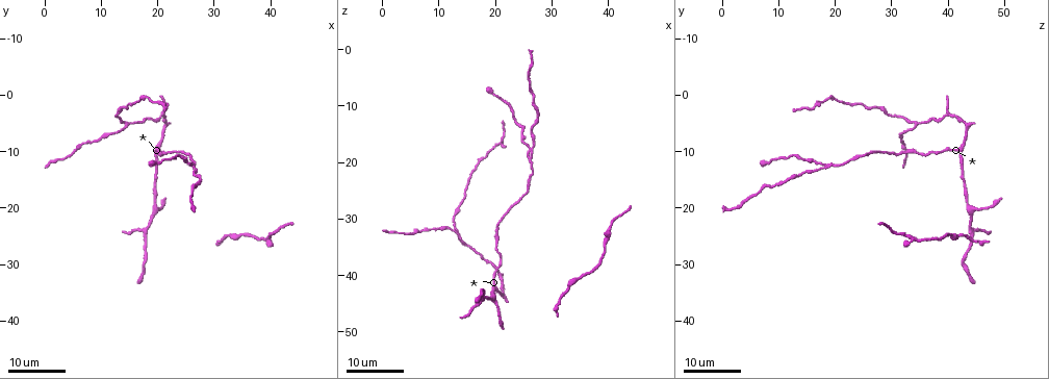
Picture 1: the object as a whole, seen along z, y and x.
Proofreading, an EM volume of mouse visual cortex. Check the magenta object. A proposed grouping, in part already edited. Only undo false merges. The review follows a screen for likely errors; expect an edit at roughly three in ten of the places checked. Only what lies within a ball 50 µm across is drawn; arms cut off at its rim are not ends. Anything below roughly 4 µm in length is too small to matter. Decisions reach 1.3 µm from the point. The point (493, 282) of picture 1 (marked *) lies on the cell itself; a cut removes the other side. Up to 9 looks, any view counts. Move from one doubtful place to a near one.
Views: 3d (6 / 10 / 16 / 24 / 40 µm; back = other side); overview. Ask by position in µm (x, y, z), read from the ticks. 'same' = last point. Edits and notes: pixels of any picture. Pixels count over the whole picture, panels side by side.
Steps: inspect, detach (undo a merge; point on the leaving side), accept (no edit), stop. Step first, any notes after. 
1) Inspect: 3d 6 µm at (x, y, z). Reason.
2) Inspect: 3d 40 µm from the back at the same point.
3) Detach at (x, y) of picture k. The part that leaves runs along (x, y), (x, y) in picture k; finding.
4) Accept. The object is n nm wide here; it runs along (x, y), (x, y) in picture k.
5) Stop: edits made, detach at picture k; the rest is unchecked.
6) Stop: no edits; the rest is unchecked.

Inspect: 3d 24 µm at (15.0, 5.0, 34.5). Three-way junction.

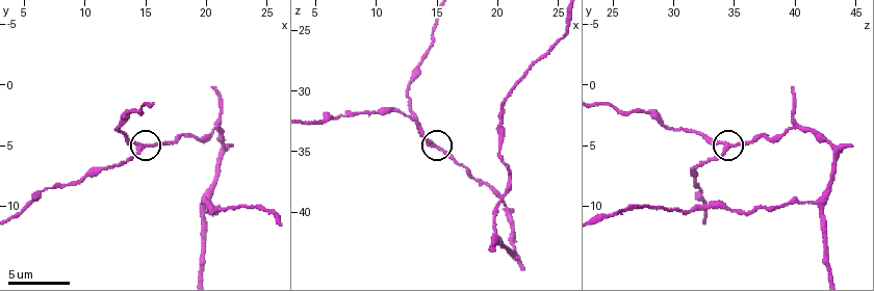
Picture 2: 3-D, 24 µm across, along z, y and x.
Inspect: 3d 10 µm at (14.6, 5.2, 34.4).

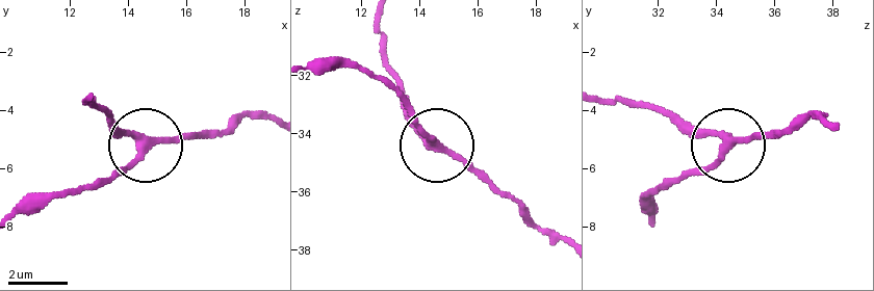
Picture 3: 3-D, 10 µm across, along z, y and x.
Accept. 3 arms meet here; it runs along (828, 120), (803, 116), (778, 132), (741, 139), (679, 181) in picture 3; continuous, no second cell.

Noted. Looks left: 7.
Inspect: 3d 24 µm at (19.5, 20.5, 44.0). Branch point.

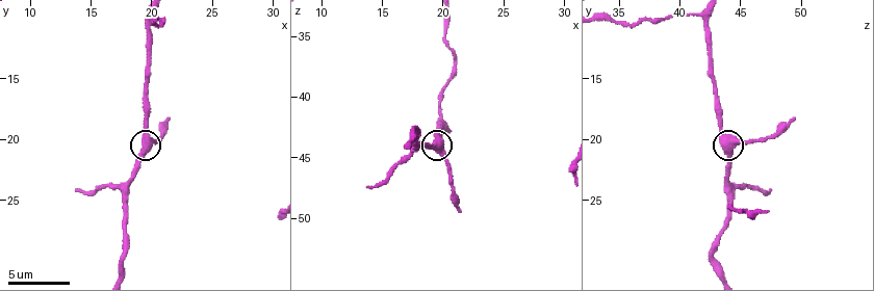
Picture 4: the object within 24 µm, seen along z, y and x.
Inspect: 3d 6 µm at (19.8, 20.6, 44.4).

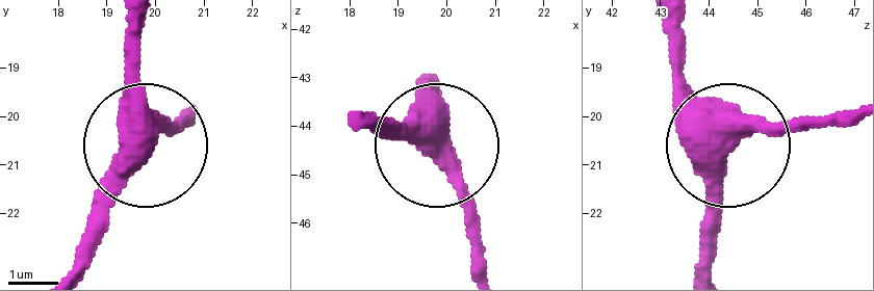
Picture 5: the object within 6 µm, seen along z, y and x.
Inspect: 3d 6 µm from the back at (19.75, 20.40, 44.55). From behind.

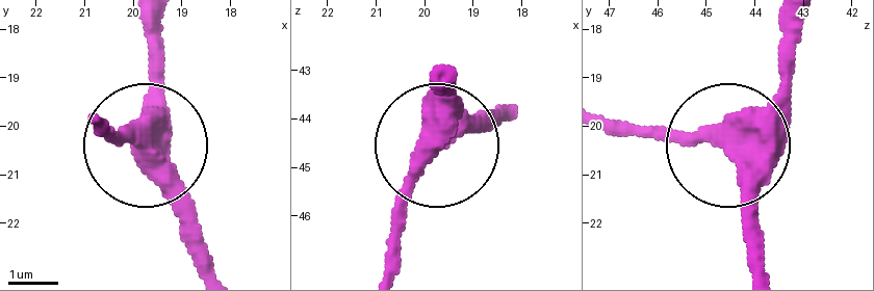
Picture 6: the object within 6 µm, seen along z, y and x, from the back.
Accept. The object is 410 nm wide here; it runs along (804, 19), (788, 81), (726, 142), (747, 238) in picture 6; one cell here.

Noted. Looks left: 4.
Inspect: 3d 24 µm at (26.5, 13.0, 18.5). Arms part here.

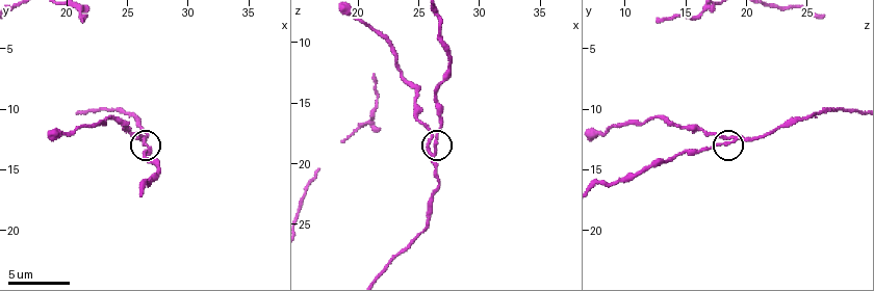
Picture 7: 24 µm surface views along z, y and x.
Inspect: 3d 10 µm at (26.4, 13.0, 18.2).

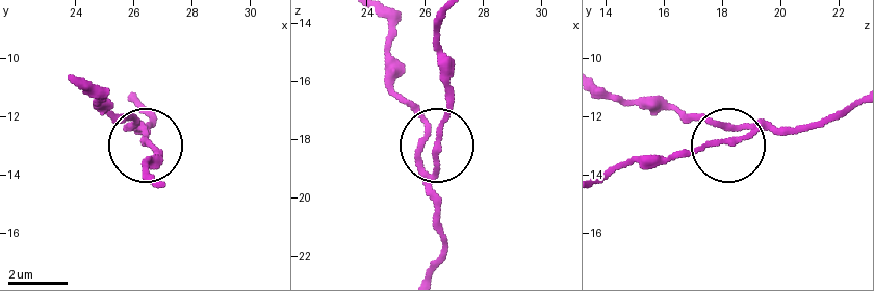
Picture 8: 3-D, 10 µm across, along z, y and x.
Accept. 3 arms meet here; it runs along (850, 103), (798, 128), (761, 128), (734, 138), (666, 101) in picture 8; continuous, no second cell.

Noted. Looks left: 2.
Inspect: 3d 16 µm at (20.4, 10.2, 31.6). Sudden change in width.

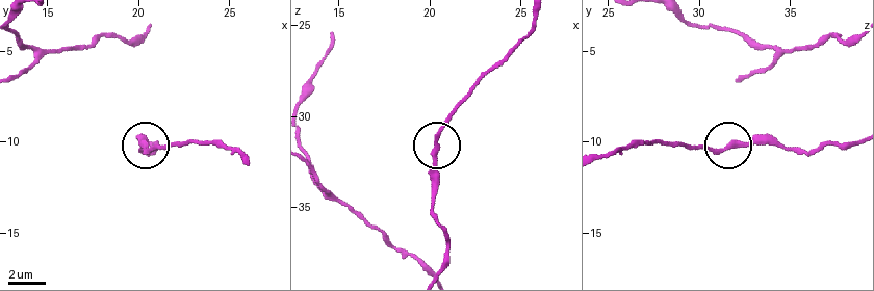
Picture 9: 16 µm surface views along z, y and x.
Accept. The object is 260 nm wide here; one cell here.

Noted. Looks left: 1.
Inspect: 3d 10 µm at (17.6, 24.2, 44.4).

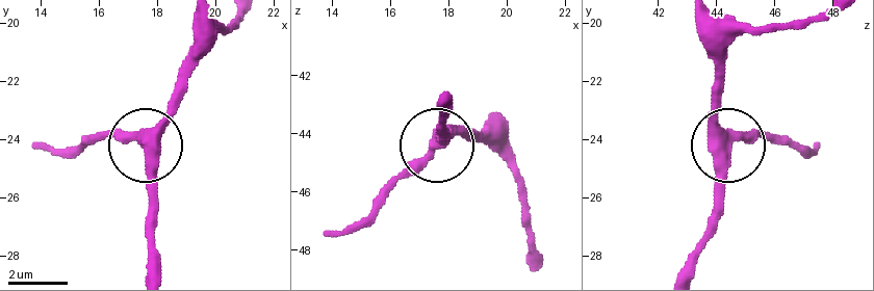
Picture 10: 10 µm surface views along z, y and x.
Accept. 3 arms meet here; it runs along (698, 18), (721, 137), (786, 137) in picture 10; all the same cell.

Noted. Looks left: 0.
Stop: no edits; the rest is unchecked.

